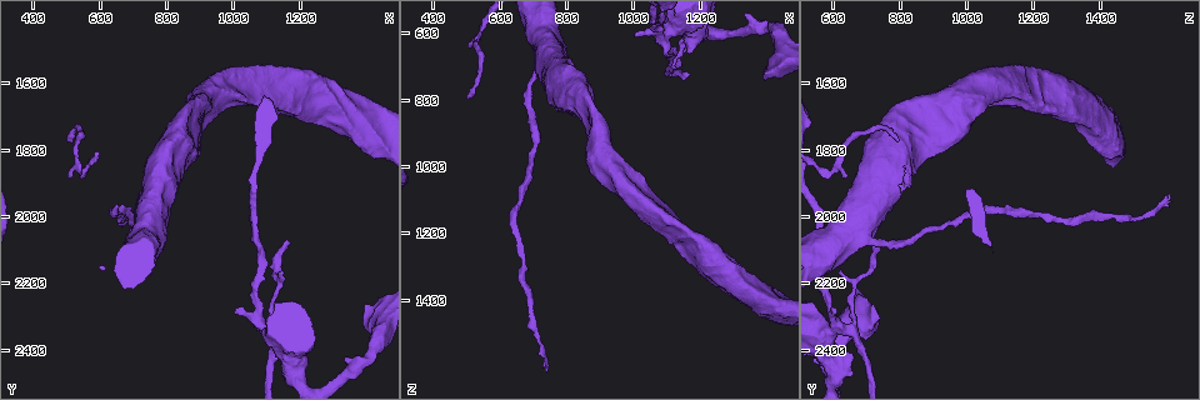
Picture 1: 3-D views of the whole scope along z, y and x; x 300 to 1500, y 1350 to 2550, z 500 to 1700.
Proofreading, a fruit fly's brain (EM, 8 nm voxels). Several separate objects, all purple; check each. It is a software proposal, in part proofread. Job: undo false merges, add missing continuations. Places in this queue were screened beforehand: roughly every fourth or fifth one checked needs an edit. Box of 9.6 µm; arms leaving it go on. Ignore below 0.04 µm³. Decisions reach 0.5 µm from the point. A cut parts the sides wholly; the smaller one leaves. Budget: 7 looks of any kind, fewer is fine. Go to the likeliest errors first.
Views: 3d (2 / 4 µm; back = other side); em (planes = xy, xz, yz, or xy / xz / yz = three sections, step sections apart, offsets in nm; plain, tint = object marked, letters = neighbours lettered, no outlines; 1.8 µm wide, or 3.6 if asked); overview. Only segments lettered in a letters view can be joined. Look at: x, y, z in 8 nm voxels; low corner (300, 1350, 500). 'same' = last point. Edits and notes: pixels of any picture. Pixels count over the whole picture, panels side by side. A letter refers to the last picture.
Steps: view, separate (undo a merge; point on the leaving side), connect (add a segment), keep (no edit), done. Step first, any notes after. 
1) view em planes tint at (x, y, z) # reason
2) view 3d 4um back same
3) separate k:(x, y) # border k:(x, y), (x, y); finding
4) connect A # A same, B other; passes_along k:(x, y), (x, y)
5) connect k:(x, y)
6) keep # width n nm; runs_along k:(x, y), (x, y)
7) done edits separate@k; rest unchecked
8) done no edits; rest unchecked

view em yz step 8 letters at (740, 1940, 1610) # free end

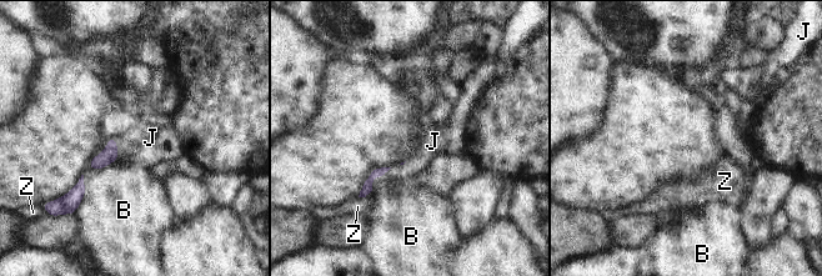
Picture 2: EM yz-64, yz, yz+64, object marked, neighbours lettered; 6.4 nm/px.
view em planes letters same

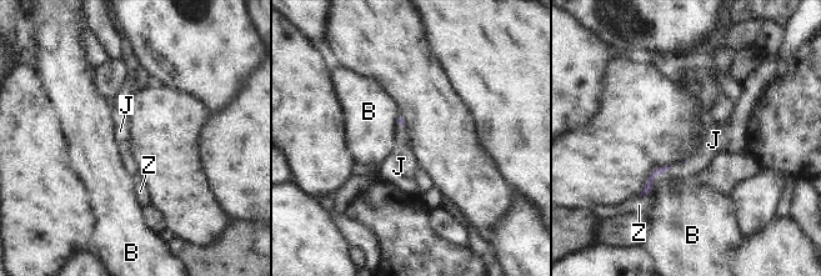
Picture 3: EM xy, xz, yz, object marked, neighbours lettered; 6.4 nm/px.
connect 3:(695, 164) # B other, J same, Z other; passes_along 3:(649, 186), (661, 175), (695, 164); it goes on there

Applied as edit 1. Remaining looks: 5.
view overview

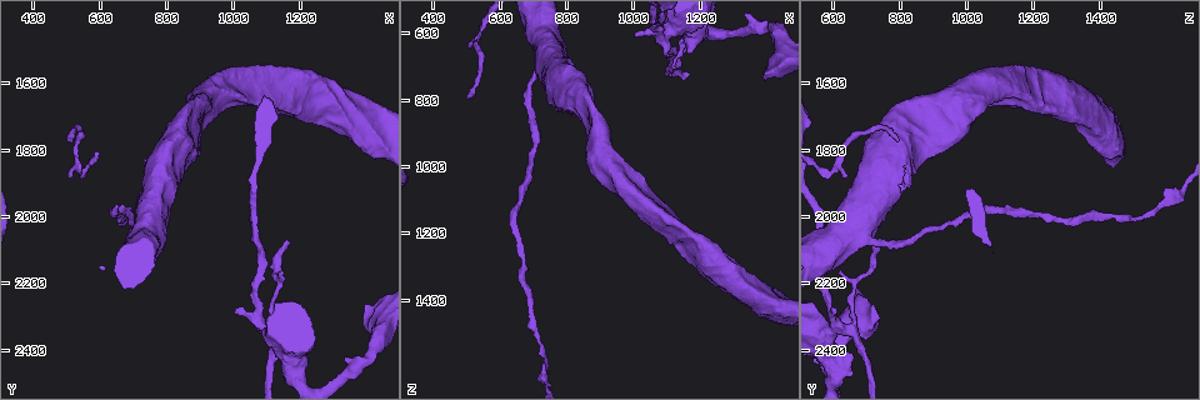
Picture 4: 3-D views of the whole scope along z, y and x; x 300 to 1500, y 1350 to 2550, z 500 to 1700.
view 3d 4um at (1110, 2350, 580) # thick turns thin

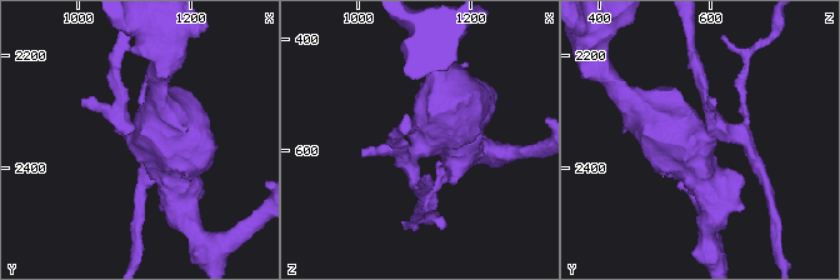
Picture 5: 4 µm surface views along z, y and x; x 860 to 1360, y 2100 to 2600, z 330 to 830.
view em 3.6um planes tint at (1115, 2345, 580) # need the tissue

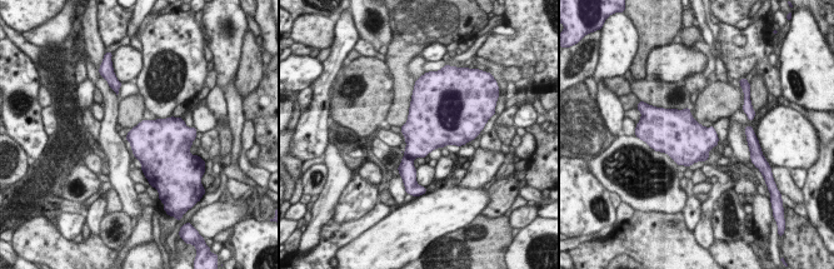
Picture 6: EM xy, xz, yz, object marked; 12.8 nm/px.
view em 3.6um planes letters same # see the neighbours

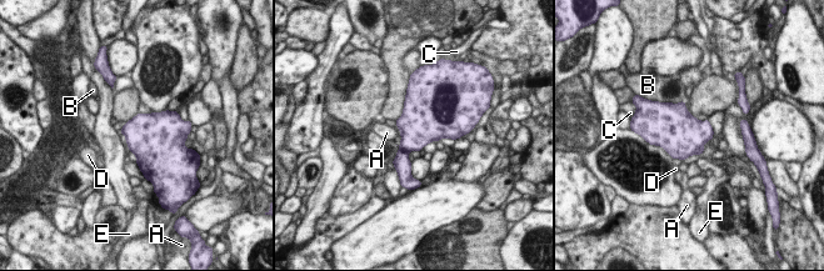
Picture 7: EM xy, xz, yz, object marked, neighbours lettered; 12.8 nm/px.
separate 7:(403, 165) # A other, B other, C other, D other, E other; border 7:(400, 149), (408, 152); a second cell is stuck on

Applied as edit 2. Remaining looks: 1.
done edits connect@3, separate@7; rest unchecked

